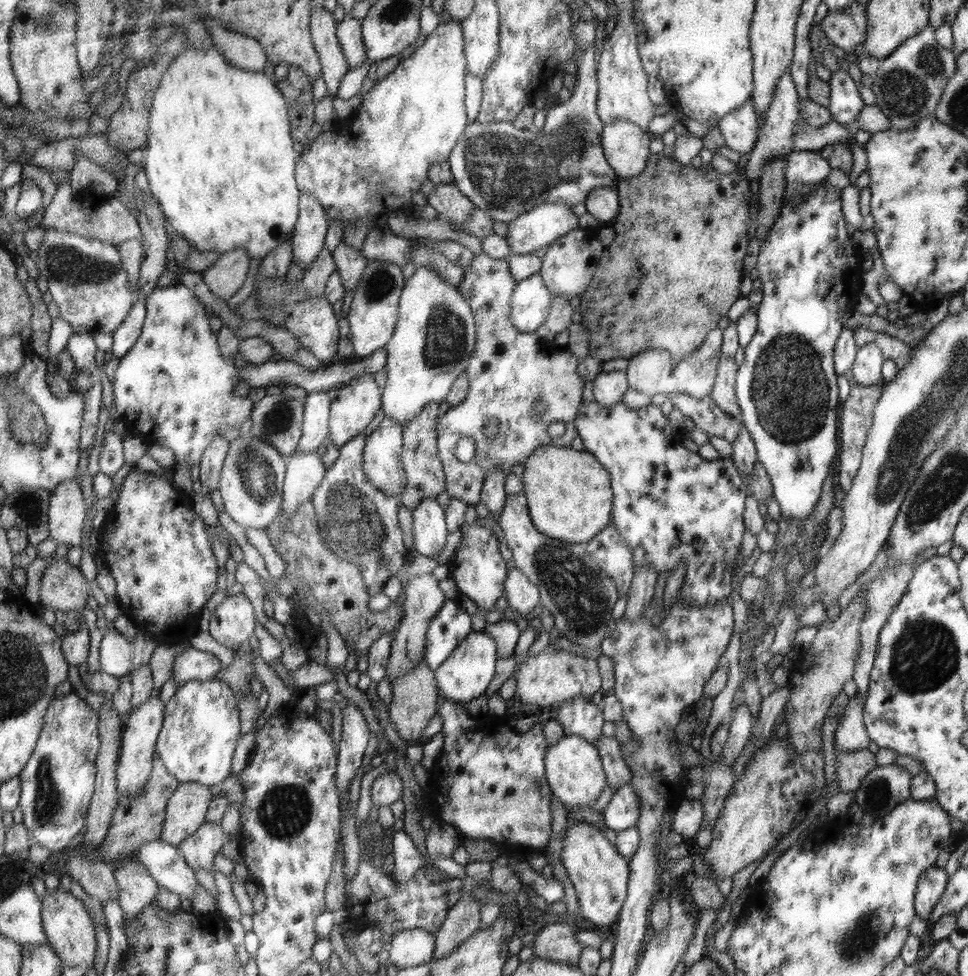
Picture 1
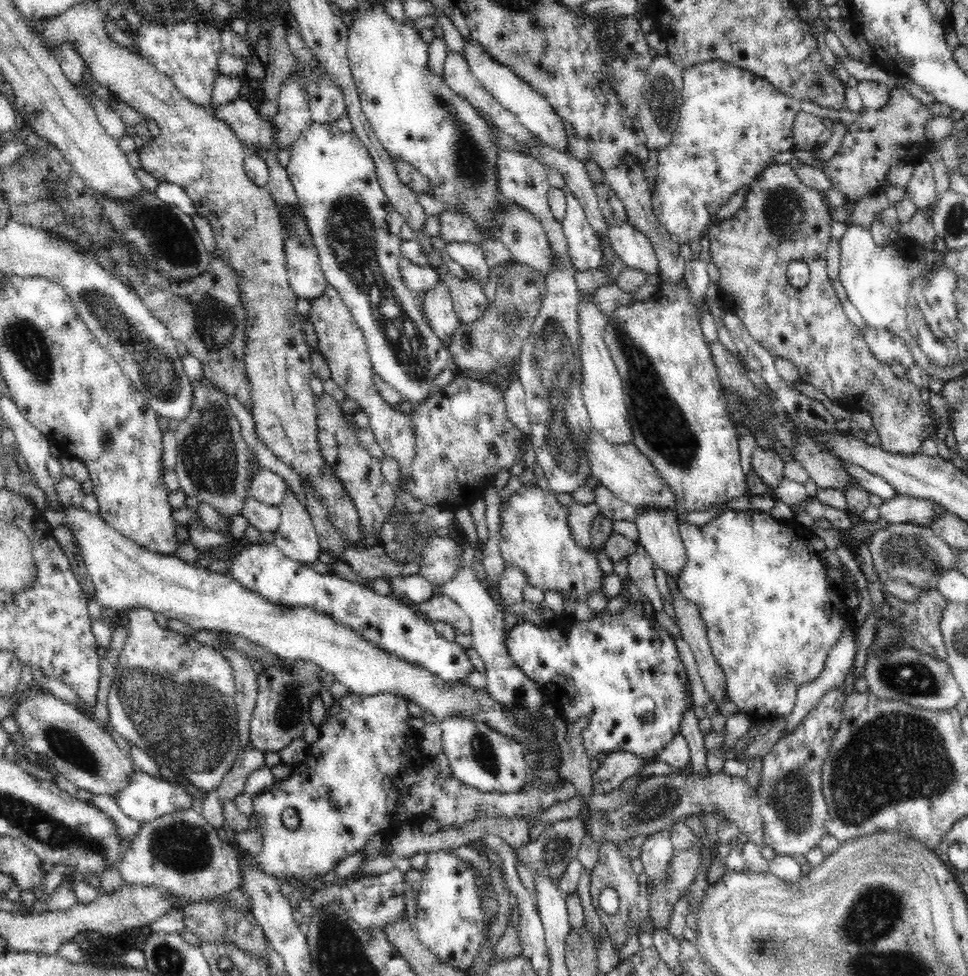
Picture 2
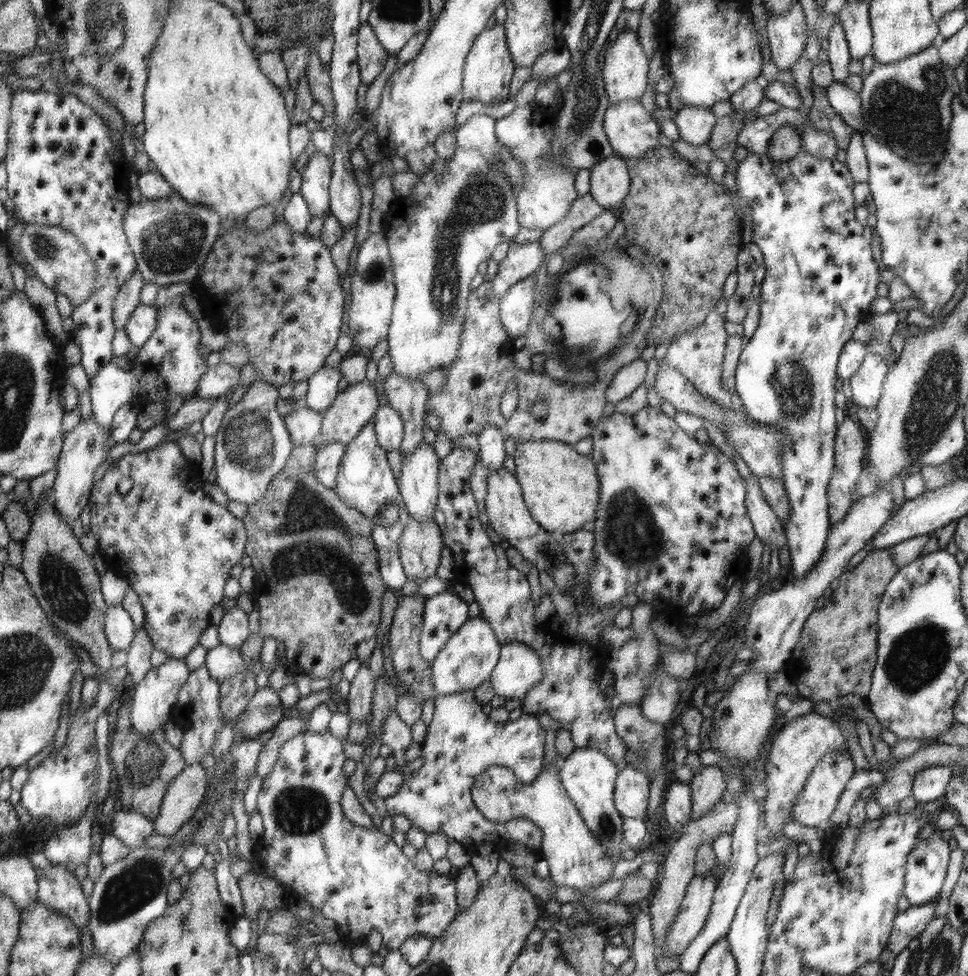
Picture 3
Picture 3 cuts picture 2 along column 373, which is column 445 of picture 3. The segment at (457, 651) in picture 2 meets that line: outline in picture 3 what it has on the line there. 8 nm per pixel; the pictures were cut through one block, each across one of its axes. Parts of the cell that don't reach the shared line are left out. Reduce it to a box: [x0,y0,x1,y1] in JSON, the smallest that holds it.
[421,592,468,662]

